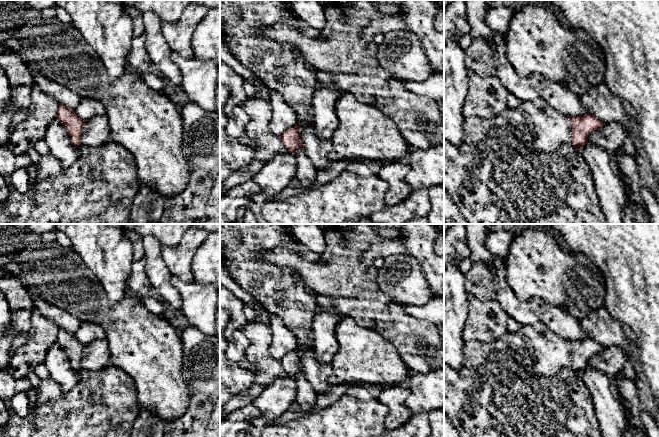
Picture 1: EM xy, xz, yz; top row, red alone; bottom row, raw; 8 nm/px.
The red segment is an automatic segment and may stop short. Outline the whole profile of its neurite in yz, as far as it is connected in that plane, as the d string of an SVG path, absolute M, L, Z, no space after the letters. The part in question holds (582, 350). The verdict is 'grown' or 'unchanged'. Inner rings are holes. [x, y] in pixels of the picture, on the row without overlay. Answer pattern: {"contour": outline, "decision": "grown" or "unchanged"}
{"contour": "M545 324L523 325L517 332L507 334L491 343L466 341L464 363L461 369L455 369L444 363L444 413L457 428L460 437L603 437L594 410L589 390L580 379L580 374L587 368L589 359L601 353L605 347L592 338L584 340L566 340L555 334Z", "decision": "grown"}

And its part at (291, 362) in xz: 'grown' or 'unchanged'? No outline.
grown

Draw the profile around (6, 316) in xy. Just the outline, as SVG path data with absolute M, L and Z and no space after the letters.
M0 290L0 369L8 369L11 364L12 339L8 331L12 327L12 317L6 297Z

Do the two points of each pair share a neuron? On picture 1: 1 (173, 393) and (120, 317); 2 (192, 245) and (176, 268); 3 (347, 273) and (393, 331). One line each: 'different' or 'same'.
1: same
2: same
3: same

